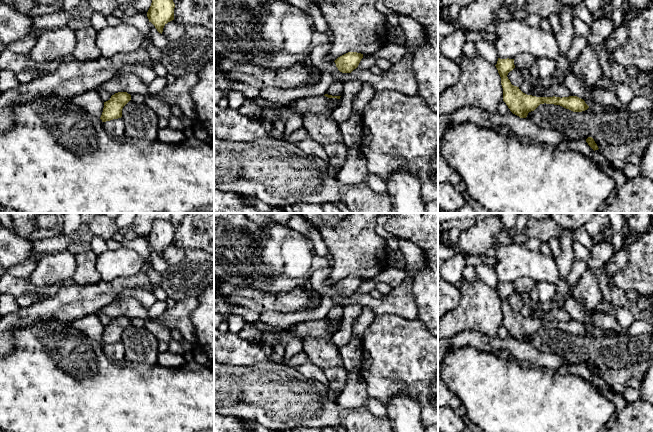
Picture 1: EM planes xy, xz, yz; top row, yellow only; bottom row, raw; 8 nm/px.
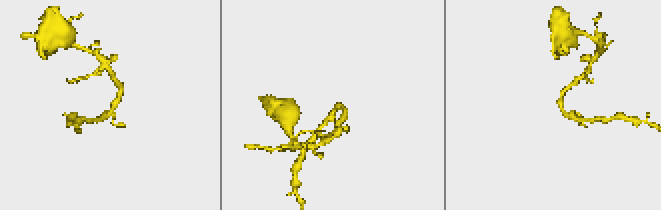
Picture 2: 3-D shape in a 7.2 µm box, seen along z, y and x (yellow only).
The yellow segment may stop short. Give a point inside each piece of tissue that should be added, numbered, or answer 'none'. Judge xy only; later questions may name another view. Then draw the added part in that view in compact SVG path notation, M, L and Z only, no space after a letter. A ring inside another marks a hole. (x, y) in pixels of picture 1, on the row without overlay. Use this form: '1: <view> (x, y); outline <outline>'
none

